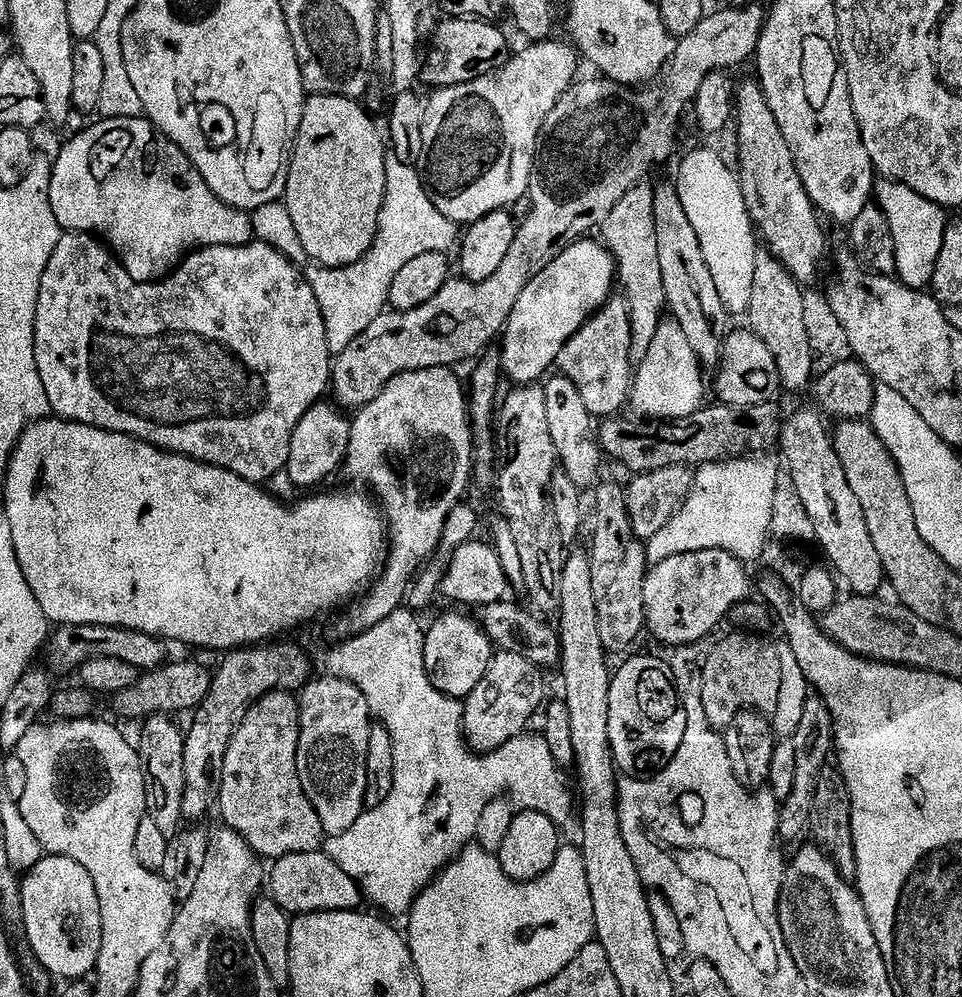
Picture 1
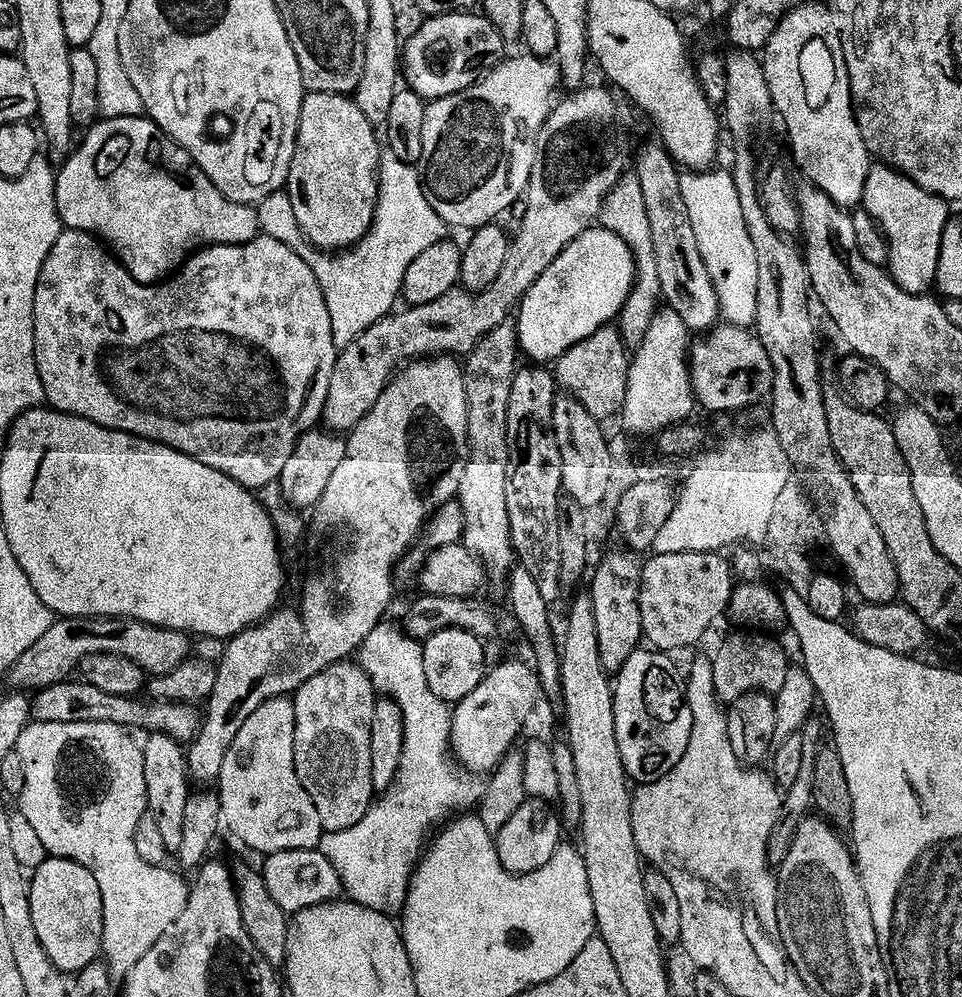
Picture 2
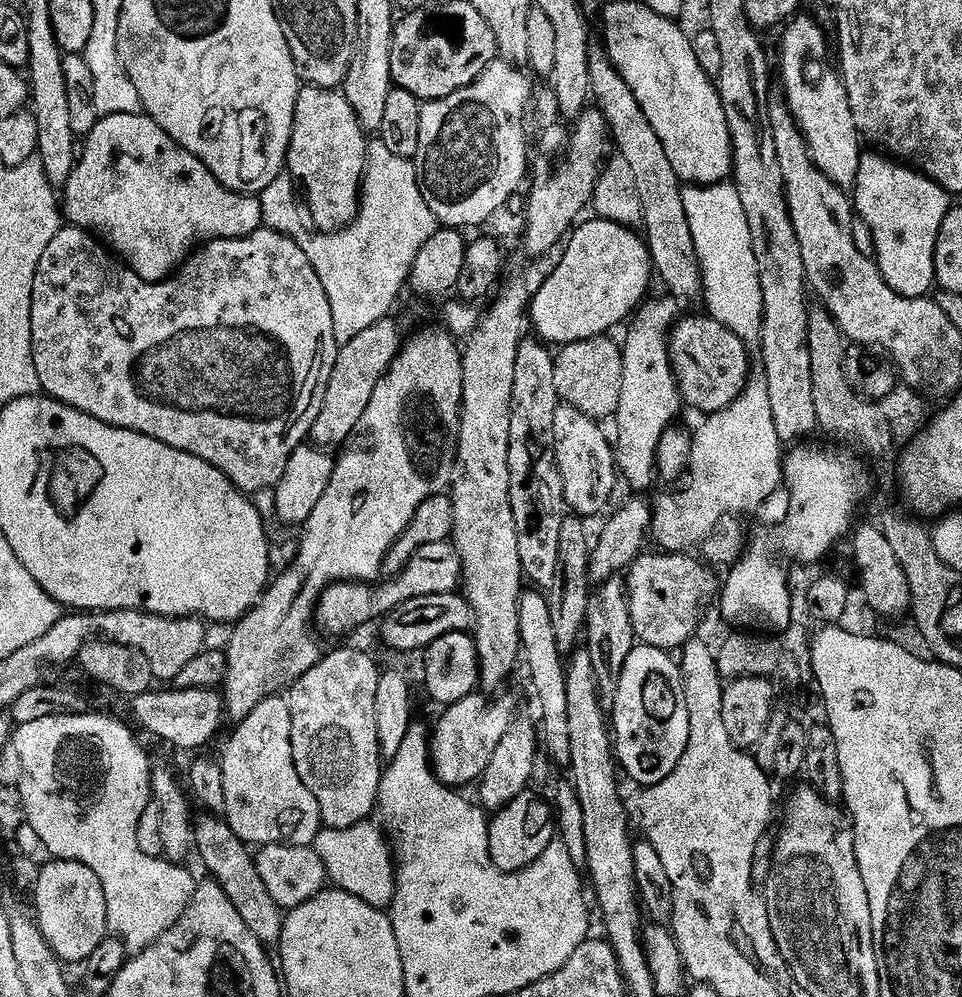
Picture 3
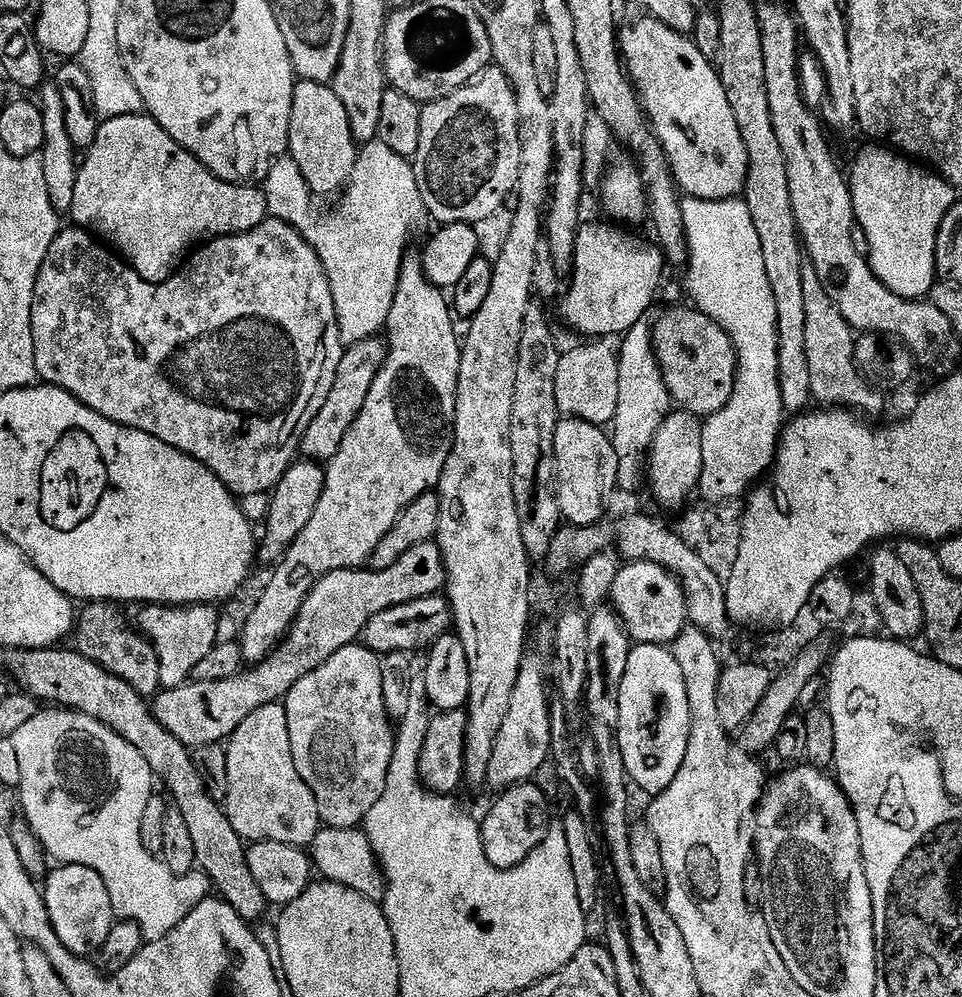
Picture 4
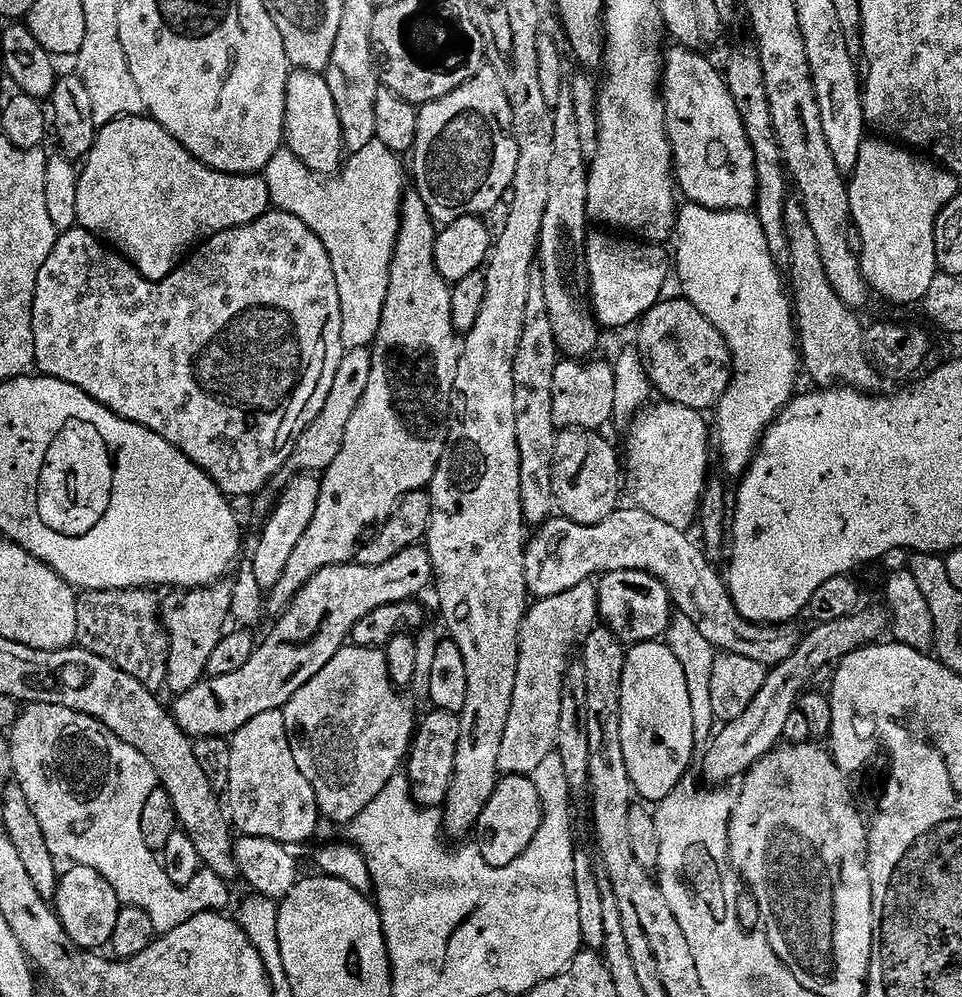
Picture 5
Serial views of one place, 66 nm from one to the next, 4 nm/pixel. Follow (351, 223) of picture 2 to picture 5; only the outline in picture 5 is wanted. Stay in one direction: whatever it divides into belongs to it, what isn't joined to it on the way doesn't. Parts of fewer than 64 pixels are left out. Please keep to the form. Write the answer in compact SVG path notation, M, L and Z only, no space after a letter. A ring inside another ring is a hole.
M301 68L289 71L284 138L286 146L312 172L327 178L341 171L346 160L342 122L338 118L338 106L334 106L334 94L330 94L323 74Z

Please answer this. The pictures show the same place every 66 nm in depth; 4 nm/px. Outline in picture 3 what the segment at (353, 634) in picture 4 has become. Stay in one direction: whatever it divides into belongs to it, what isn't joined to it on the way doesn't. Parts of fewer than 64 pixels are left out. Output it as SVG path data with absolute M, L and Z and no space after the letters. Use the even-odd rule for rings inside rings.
M448 540L430 542L430 546L422 546L422 550L418 550L418 554L410 558L402 574L385 579L383 582L331 584L320 595L320 600L316 604L315 627L328 636L344 636L347 632L370 623L371 620L383 621L384 617L414 598L456 592L461 587L463 575L462 562L458 558L455 546ZM176 688L172 692L159 692L153 690L146 694L138 694L127 701L132 716L152 736L181 748L184 752L192 752L195 748L204 748L220 732L220 727L226 724L226 713L224 711L224 697L219 691L207 688L206 690L182 690Z

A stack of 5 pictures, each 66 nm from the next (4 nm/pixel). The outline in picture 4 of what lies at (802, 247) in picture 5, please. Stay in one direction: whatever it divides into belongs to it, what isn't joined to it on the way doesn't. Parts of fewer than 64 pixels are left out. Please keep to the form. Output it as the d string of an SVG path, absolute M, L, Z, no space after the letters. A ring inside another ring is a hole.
M805 266L802 270L802 290L806 294L806 362L810 366L813 401L820 406L843 406L873 418L884 408L885 393L873 388L858 370L857 333L848 325L846 318L842 318L842 310L834 306L830 294L826 294L818 274L811 266Z

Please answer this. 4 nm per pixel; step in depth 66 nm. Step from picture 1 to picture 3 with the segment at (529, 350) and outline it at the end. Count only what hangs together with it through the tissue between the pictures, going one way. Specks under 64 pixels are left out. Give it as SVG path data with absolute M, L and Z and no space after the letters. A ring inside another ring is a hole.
M599 218L591 219L585 219L567 237L568 249L565 250L564 257L557 262L556 269L545 278L544 285L537 292L535 289L530 300L531 327L536 327L535 335L549 346L577 344L611 333L611 328L618 327L620 323L623 325L635 313L649 295L648 287L651 286L652 280L654 284L652 255L648 252L645 237L629 225Z

